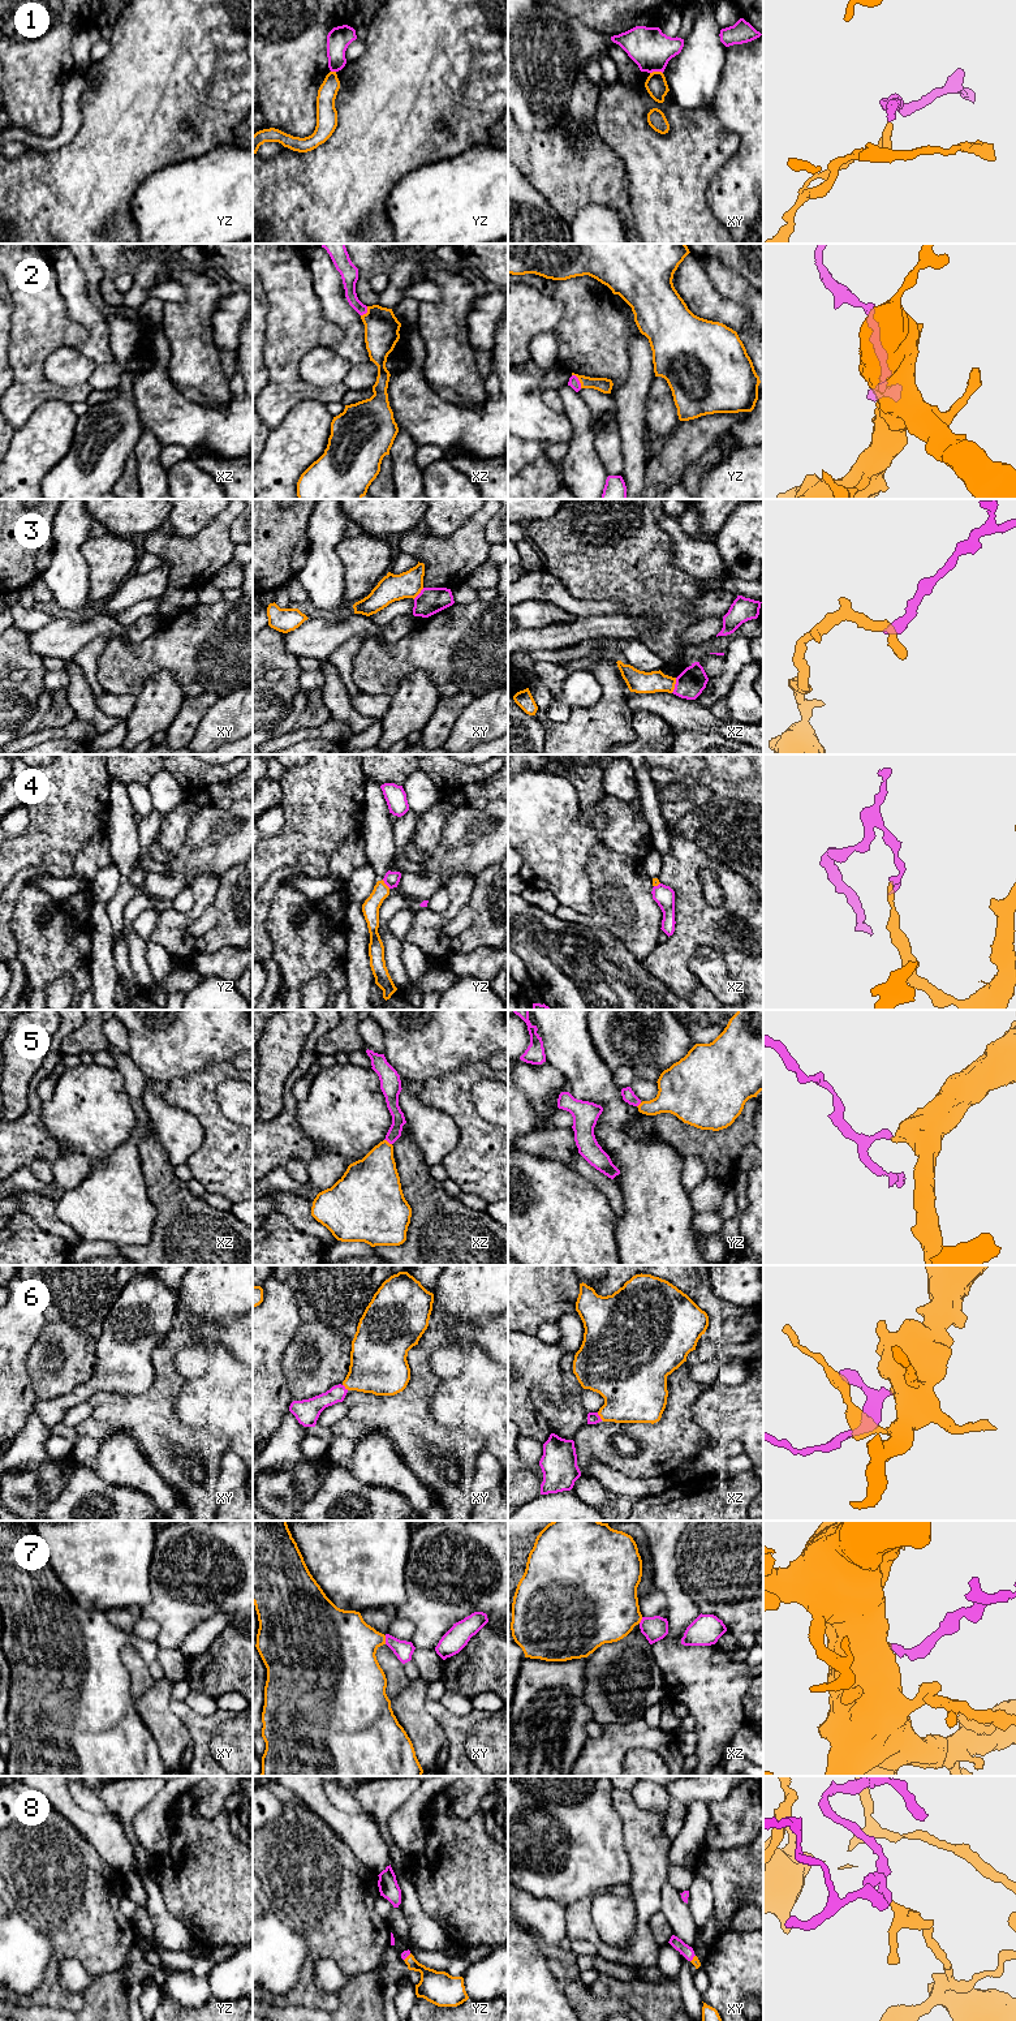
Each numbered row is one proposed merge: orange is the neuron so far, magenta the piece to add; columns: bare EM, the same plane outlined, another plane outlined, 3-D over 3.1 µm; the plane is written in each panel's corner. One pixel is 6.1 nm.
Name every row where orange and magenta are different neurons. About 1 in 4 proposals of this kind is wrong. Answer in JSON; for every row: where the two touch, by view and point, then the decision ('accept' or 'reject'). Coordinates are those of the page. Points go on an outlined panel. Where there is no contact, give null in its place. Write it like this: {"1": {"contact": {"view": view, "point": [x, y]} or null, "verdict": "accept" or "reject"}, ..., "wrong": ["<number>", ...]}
{"1": {"contact": {"view": "xy", "point": [655, 72]}, "verdict": "reject"}, "2": {"contact": {"view": "yz", "point": [578, 379]}, "verdict": "accept"}, "3": {"contact": {"view": "xz", "point": [674, 686]}, "verdict": "reject"}, "4": {"contact": {"view": "yz", "point": [384, 884]}, "verdict": "reject"}, "5": {"contact": {"view": "xz", "point": [387, 1142]}, "verdict": "accept"}, "6": {"contact": {"view": "xz", "point": [599, 1415]}, "verdict": "accept"}, "7": {"contact": {"view": "xy", "point": [384, 1639]}, "verdict": "accept"}, "8": {"contact": {"view": "yz", "point": [407, 1957]}, "verdict": "accept"}, "wrong": ["1", "3", "4"]}

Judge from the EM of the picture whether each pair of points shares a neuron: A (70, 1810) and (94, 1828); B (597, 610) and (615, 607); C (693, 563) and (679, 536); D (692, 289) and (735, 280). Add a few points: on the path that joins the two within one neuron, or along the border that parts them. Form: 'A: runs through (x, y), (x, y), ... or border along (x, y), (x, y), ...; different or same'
A: runs through (76, 1815), (89, 1824); same
B: runs through (601, 609), (611, 607); same
C: runs through (693, 557), (683, 542); same
D: border along (700, 258), (711, 284), (723, 296), (739, 304); different

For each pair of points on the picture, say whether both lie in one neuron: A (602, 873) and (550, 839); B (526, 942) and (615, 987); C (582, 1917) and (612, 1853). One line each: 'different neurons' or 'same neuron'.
A: different neurons
B: same neuron
C: different neurons

